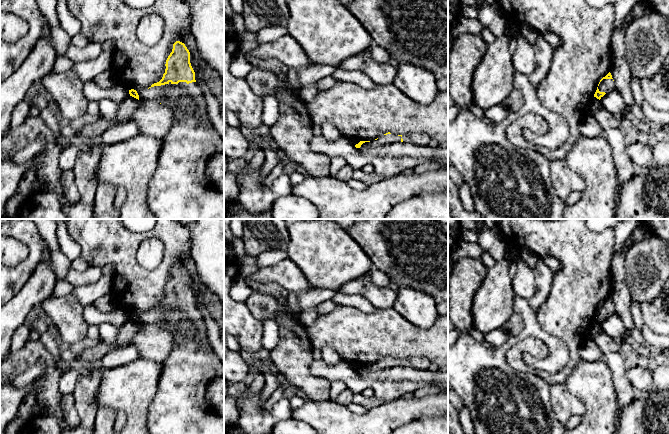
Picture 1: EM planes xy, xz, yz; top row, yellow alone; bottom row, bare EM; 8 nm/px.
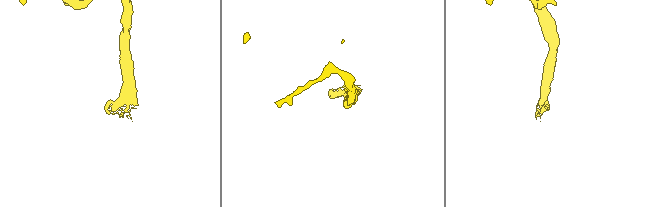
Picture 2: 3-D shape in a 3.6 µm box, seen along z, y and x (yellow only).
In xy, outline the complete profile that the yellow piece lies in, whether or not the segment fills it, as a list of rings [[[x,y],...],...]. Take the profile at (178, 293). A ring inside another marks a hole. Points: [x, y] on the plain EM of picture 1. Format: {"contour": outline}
{"contour": [[[176,265],[173,268],[172,276],[168,280],[165,290],[165,297],[159,306],[145,314],[131,313],[129,314],[130,320],[139,325],[153,323],[168,331],[177,343],[183,344],[185,342],[183,334],[177,328],[173,329],[170,323],[162,319],[165,308],[178,308],[195,326],[194,341],[201,346],[209,345],[205,320],[201,311],[196,307],[195,296],[190,287],[190,276],[184,267]]]}

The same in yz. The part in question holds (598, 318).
{"contour": [[[609,296],[605,301],[600,304],[594,321],[600,324],[606,317],[613,314],[615,314],[614,304],[611,297]]]}

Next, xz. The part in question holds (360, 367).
{"contour": [[[390,356],[384,358],[380,362],[372,365],[360,365],[355,369],[356,372],[366,373],[373,372],[378,369],[391,368],[396,366],[410,366],[417,369],[428,369],[432,363],[425,357],[413,357],[408,359],[394,359]]]}

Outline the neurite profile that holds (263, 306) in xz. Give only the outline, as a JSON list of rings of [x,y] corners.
[[[253,290],[246,301],[251,314],[259,321],[275,320],[281,311],[280,303],[270,294]]]

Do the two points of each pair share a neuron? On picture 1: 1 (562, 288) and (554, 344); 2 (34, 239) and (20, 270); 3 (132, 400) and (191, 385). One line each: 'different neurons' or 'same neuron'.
1: different neurons
2: same neuron
3: different neurons

